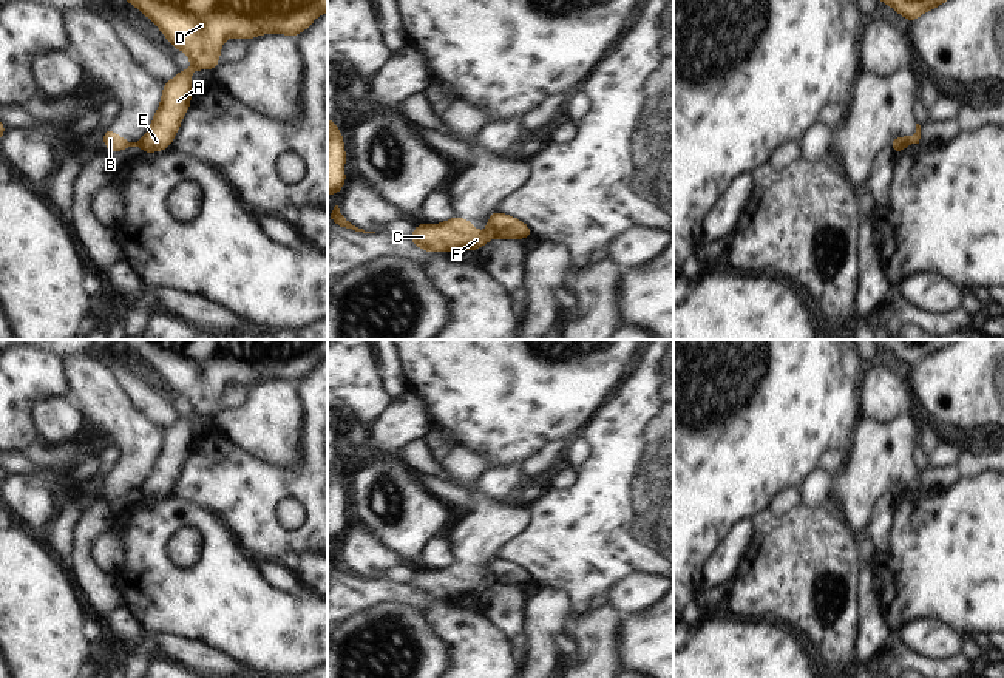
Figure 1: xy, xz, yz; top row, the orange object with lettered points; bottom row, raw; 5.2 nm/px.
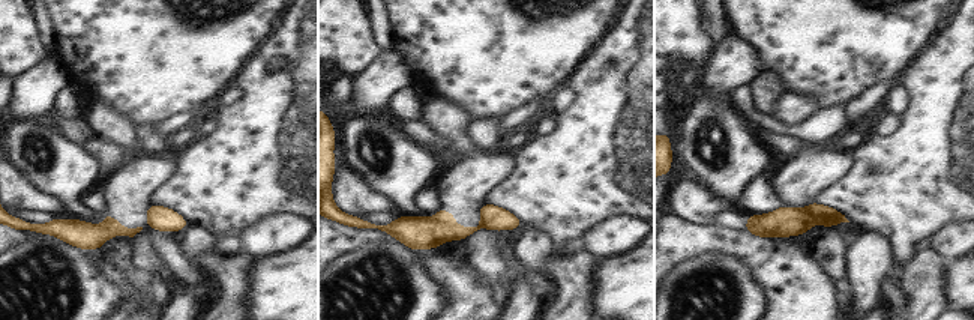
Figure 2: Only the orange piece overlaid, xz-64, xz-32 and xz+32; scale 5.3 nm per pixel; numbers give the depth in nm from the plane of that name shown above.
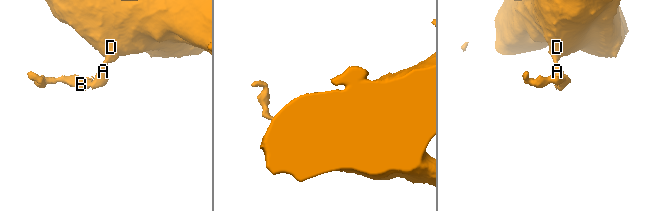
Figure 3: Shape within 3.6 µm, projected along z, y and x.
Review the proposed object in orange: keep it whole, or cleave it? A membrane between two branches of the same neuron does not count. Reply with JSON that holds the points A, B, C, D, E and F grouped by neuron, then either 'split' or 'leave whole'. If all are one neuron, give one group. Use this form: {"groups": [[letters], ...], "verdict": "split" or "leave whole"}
{"groups": [["A", "D", "E"], ["B", "C", "F"]], "verdict": "split"}

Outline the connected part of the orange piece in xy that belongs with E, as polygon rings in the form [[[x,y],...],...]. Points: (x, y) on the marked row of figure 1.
[[[127,0],[147,15],[167,37],[170,45],[184,51],[192,66],[162,85],[161,103],[153,116],[153,122],[141,141],[142,153],[167,150],[190,108],[192,73],[195,69],[210,69],[218,66],[222,42],[226,39],[252,40],[261,34],[297,36],[306,31],[312,22],[327,12],[327,0]]]

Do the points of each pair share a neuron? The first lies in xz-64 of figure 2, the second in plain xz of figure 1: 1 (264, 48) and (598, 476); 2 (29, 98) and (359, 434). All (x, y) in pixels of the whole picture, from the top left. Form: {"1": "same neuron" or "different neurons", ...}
{"1": "same neuron", "2": "different neurons"}

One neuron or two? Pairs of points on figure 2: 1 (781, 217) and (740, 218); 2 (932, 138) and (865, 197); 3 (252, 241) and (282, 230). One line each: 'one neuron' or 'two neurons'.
1: two neurons
2: one neuron
3: one neuron

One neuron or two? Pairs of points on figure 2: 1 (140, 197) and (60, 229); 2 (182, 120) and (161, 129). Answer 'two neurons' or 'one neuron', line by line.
1: one neuron
2: one neuron

